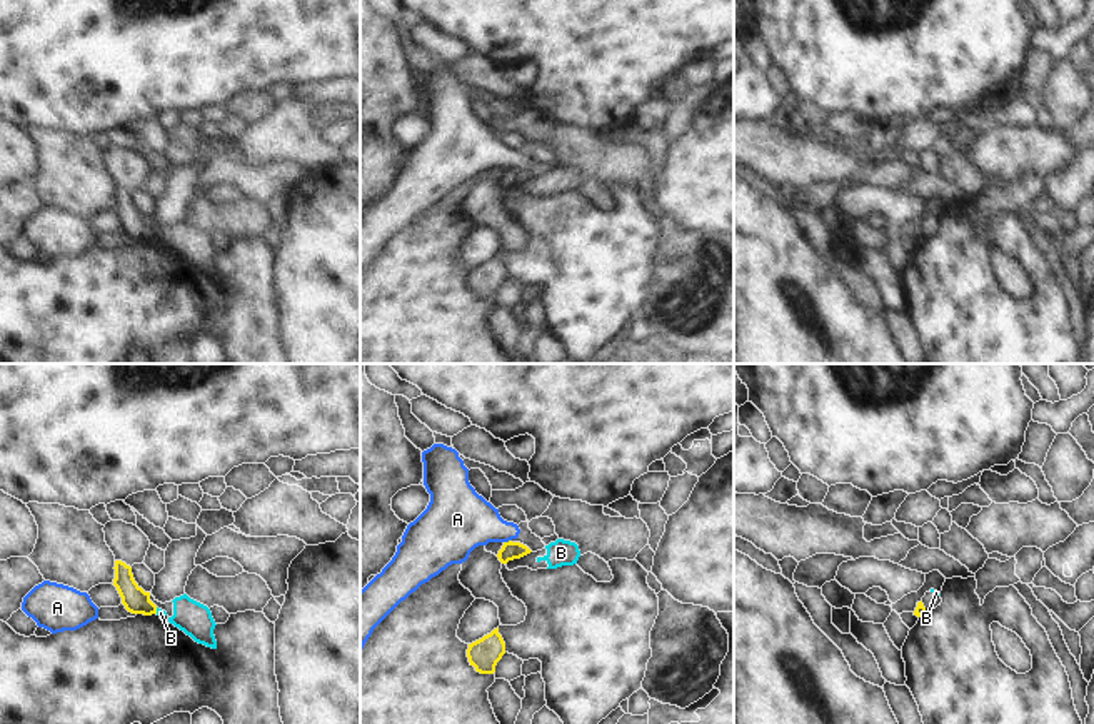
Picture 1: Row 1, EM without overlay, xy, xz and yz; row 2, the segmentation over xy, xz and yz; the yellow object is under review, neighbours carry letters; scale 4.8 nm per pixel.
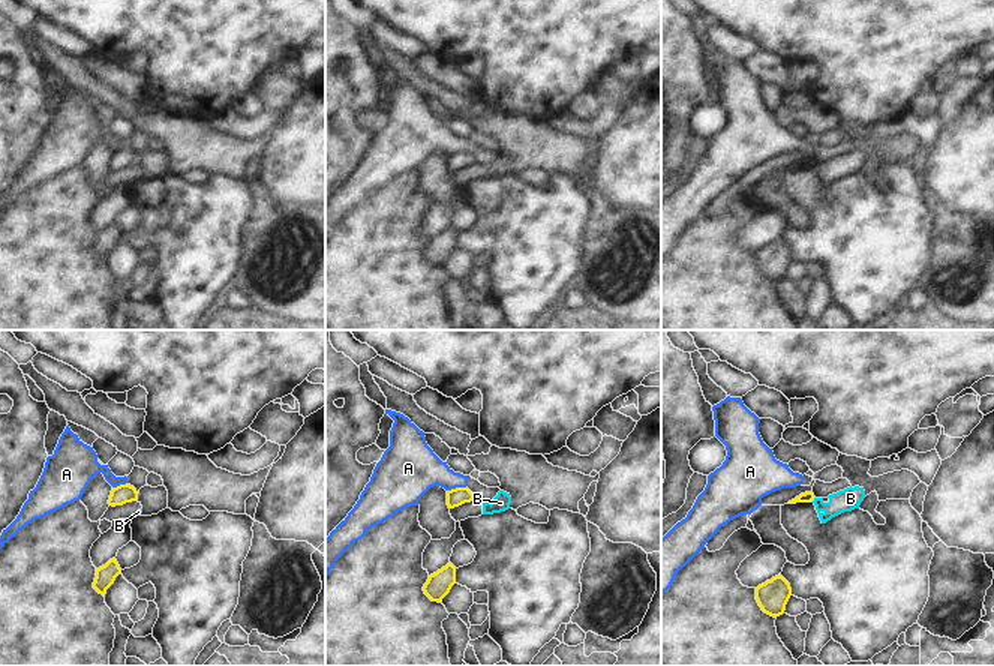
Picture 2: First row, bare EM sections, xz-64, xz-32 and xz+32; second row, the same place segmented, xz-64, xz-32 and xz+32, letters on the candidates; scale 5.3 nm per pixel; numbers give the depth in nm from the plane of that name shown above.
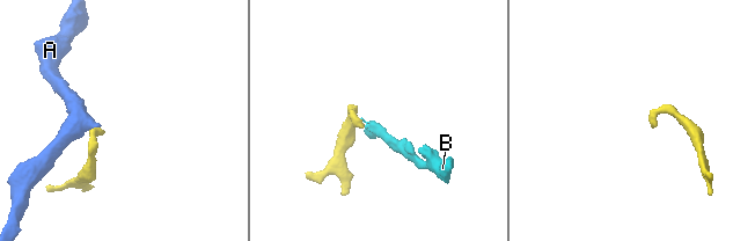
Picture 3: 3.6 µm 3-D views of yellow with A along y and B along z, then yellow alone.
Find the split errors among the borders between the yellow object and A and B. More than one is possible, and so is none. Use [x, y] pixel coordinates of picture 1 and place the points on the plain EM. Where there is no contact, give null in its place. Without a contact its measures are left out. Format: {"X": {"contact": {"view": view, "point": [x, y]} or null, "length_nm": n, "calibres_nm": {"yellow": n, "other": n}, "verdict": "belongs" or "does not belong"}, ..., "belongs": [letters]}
{"A": {"contact": {"view": "xz", "point": [509, 167]}, "length_nm": 40, "calibres_nm": {"yellow": 90, "other": 280}, "verdict": "does not belong"}, "B": {"contact": {"view": "xy", "point": [155, 237]}, "length_nm": 30, "calibres_nm": {"yellow": 120, "other": 40}, "verdict": "does not belong"}, "belongs": []}

